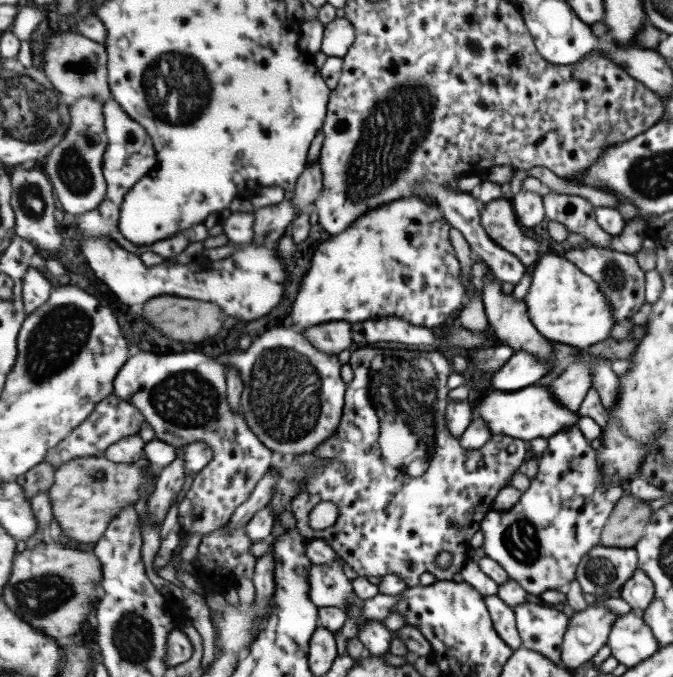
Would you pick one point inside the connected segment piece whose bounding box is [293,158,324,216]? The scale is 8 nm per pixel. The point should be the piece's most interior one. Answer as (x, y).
(310, 185)

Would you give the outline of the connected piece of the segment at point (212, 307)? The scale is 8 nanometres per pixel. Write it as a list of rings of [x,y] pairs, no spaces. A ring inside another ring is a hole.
[[[159,295],[151,298],[143,304],[142,309],[139,311],[145,311],[146,320],[152,325],[152,328],[156,329],[162,334],[167,335],[169,338],[182,341],[182,342],[195,342],[202,345],[207,341],[209,337],[215,336],[221,332],[222,324],[225,324],[228,314],[222,307],[214,302],[207,302],[199,299],[192,299],[191,297],[182,297],[179,295]]]

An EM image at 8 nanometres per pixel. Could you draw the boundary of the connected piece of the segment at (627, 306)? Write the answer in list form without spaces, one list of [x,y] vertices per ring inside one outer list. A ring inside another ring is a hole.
[[[585,245],[566,248],[561,256],[573,262],[599,283],[602,293],[609,298],[610,305],[614,307],[614,319],[617,323],[625,322],[630,316],[639,314],[641,306],[645,306],[645,272],[641,271],[635,255],[617,252],[611,248]]]

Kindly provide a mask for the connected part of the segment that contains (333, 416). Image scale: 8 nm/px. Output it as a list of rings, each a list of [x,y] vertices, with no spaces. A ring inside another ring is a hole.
[[[290,324],[289,326],[283,326],[283,328],[273,328],[273,330],[269,330],[269,332],[265,332],[265,334],[261,336],[257,336],[252,342],[253,346],[243,353],[234,350],[220,356],[221,362],[223,362],[223,365],[227,366],[227,369],[229,366],[237,367],[243,377],[244,391],[240,402],[240,412],[243,413],[243,416],[247,419],[249,426],[255,431],[255,434],[258,434],[258,437],[262,439],[268,447],[271,447],[271,450],[274,450],[277,457],[293,458],[293,456],[301,454],[313,454],[313,450],[321,445],[323,441],[331,438],[332,434],[341,426],[342,416],[343,413],[345,413],[347,384],[345,384],[343,378],[341,378],[341,362],[339,362],[339,358],[333,356],[333,354],[321,352],[303,332],[294,332]]]

